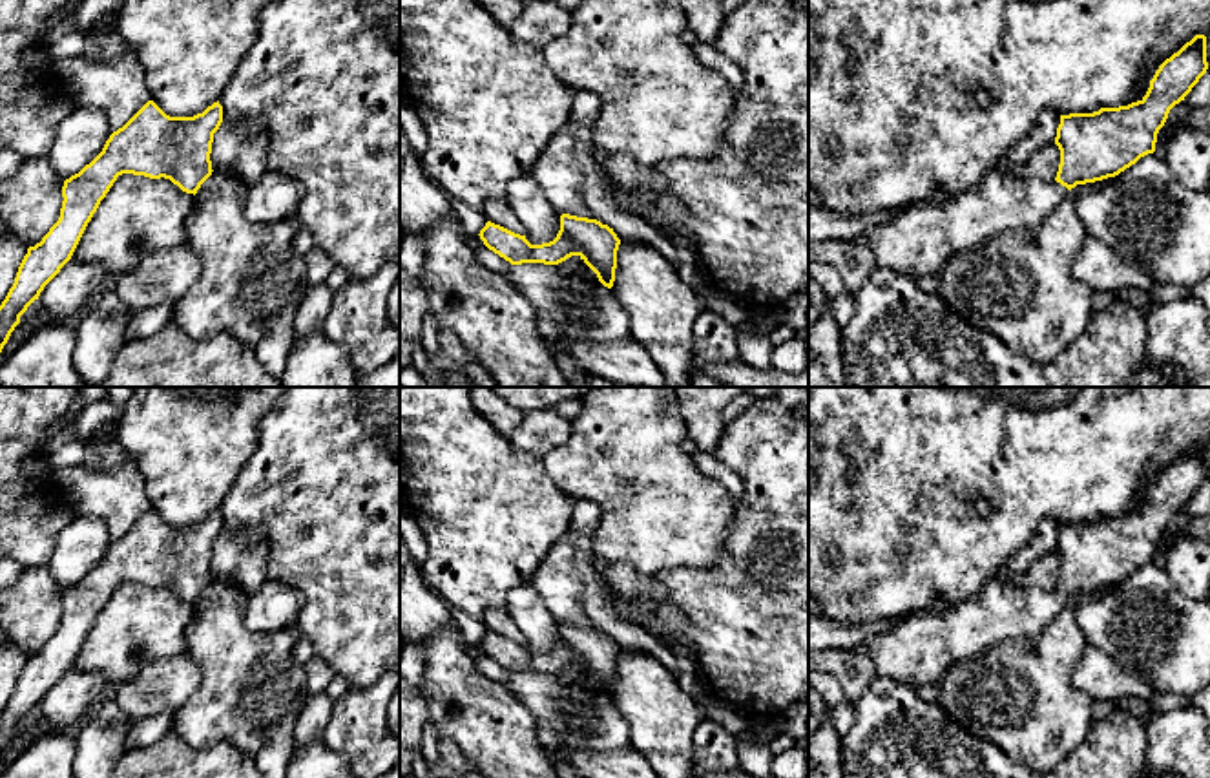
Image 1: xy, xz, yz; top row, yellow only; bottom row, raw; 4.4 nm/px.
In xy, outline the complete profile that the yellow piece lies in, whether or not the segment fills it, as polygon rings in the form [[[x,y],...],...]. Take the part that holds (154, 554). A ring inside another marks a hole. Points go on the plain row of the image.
[[[148,510],[102,561],[64,590],[58,630],[40,652],[27,657],[15,692],[0,714],[0,762],[20,725],[44,696],[71,668],[88,632],[122,583],[170,588],[186,603],[197,603],[212,584],[214,542],[223,531],[223,515],[214,511],[193,526],[170,526]]]

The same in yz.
[[[1195,444],[1159,475],[1141,510],[1060,524],[1055,546],[1060,573],[1051,592],[993,577],[978,597],[958,601],[938,615],[905,615],[887,634],[849,650],[865,656],[876,678],[938,685],[958,661],[1006,639],[1037,639],[1077,594],[1115,586],[1153,562],[1170,519],[1184,510],[1206,478],[1206,446]]]

